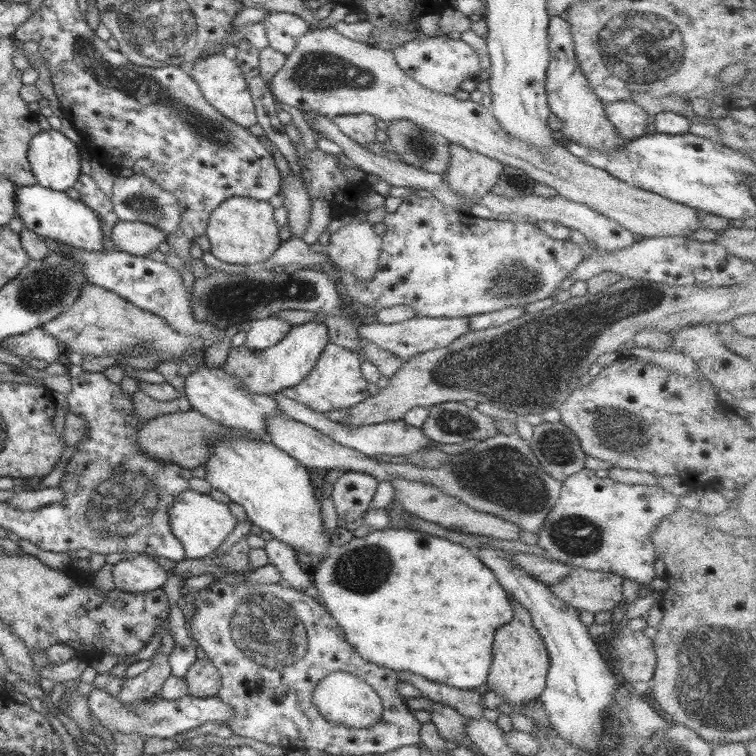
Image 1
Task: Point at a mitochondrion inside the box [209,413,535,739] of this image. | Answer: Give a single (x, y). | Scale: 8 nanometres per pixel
(268, 632)

